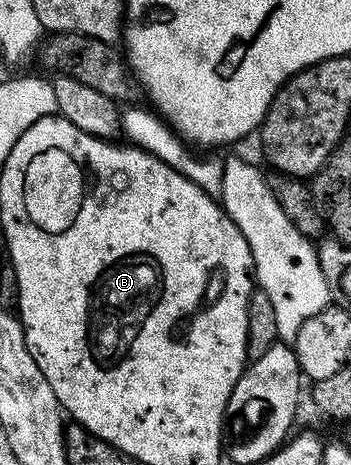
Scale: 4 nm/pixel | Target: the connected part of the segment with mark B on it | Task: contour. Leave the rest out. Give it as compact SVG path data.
M128 249L128 253L120 253L120 257L112 257L112 261L104 261L104 265L100 265L100 269L96 269L96 277L92 277L92 281L88 281L88 289L84 292L84 310L92 317L152 317L152 313L156 313L156 309L160 309L160 301L164 301L164 289L168 286L168 276L164 273L164 261L160 261L160 257L156 257L156 253L152 253L152 249Z

